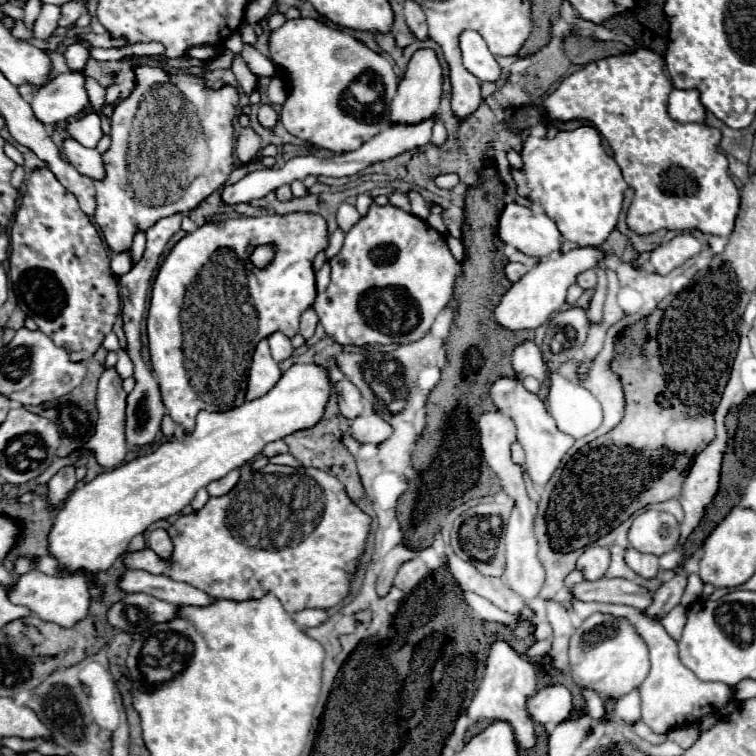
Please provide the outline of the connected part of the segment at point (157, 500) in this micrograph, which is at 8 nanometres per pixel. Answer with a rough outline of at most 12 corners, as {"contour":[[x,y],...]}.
{"contour":[[295,364],[261,398],[75,488],[49,532],[67,574],[265,444],[315,426],[333,382]]}

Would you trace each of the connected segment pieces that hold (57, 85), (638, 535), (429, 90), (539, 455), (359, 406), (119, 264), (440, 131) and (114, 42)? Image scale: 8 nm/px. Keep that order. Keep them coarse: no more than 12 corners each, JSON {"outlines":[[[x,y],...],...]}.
{"outlines":[[[65,72],[33,94],[33,116],[55,126],[89,104],[81,74]],[[657,510],[635,516],[629,542],[661,556],[679,540],[679,522]],[[433,50],[413,54],[391,102],[391,124],[429,120],[443,68]],[[517,376],[489,394],[517,426],[531,480],[545,484],[575,438]],[[349,380],[335,382],[339,410],[347,420],[363,412],[361,392]],[[129,252],[113,254],[111,270],[123,276],[131,270]],[[433,116],[433,144],[447,140],[445,126],[439,116]],[[81,32],[75,40],[87,40],[91,46],[125,46],[123,38],[109,34]]]}

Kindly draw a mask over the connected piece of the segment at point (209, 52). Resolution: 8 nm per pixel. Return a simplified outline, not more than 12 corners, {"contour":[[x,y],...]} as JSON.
{"contour":[[217,46],[193,47],[187,57],[206,61],[216,55]]}

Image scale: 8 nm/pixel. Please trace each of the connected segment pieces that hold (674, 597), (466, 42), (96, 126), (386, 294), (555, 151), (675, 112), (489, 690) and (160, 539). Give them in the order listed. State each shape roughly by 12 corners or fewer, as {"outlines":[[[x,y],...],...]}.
{"outlines":[[[683,572],[661,584],[645,614],[659,622],[679,604],[687,576]],[[463,30],[459,48],[465,70],[481,82],[501,76],[477,32]],[[89,112],[63,130],[87,148],[103,137],[101,119]],[[369,208],[313,310],[341,346],[421,340],[459,262],[425,220]],[[591,126],[529,136],[517,192],[601,246],[627,184]],[[675,88],[669,116],[677,122],[703,122],[699,92]],[[495,640],[467,708],[473,722],[507,720],[517,746],[537,744],[527,698],[535,668]],[[163,528],[151,530],[147,546],[163,558],[171,558],[173,542]]]}

